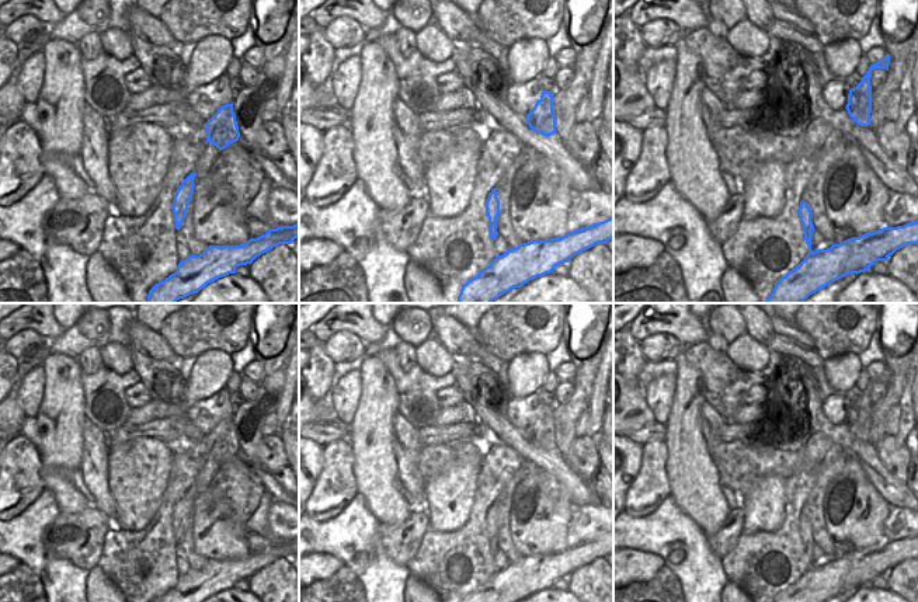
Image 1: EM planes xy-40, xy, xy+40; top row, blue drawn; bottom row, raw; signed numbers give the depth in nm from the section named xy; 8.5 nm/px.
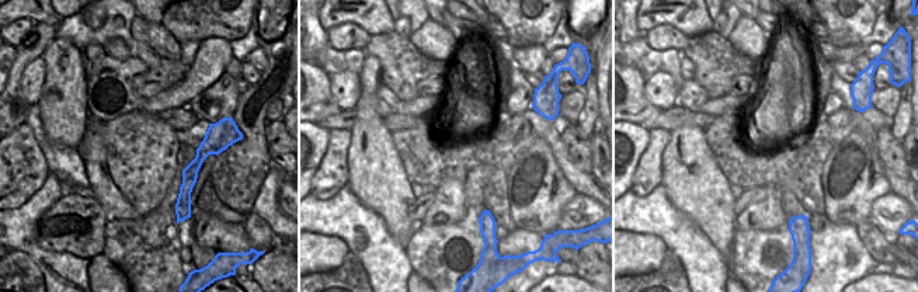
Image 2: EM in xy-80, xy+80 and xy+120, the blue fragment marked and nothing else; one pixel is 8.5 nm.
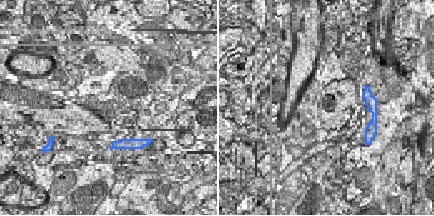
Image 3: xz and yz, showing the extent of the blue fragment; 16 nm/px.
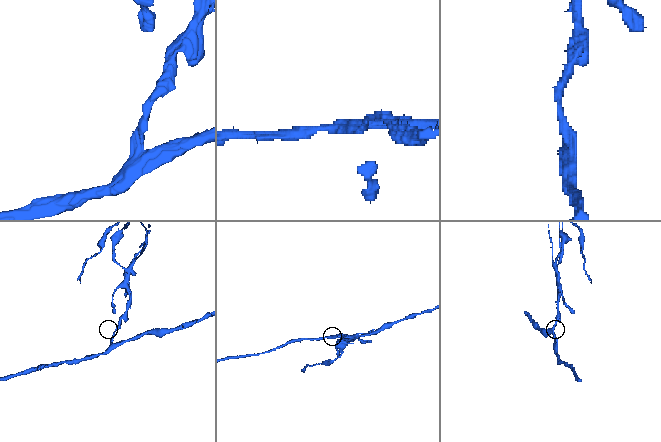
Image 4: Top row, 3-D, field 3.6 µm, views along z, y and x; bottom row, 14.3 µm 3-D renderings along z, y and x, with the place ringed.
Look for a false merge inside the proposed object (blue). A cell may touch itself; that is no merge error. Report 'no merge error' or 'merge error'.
merge error

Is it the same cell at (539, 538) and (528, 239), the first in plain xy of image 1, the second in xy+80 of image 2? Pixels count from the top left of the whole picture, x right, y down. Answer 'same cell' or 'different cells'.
different cells

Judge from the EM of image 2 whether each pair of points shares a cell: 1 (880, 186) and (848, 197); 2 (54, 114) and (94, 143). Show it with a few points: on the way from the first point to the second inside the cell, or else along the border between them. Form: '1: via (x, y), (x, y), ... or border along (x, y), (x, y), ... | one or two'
1: via (872, 186), (859, 186), (856, 188) | one
2: border along (89, 113), (84, 121), (84, 135), (76, 148) | two

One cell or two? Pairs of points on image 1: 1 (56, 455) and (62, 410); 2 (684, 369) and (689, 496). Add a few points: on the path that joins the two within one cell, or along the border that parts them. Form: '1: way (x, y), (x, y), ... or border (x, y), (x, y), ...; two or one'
1: way (62, 444), (62, 421); one
2: way (684, 400), (684, 438), (689, 465); one

